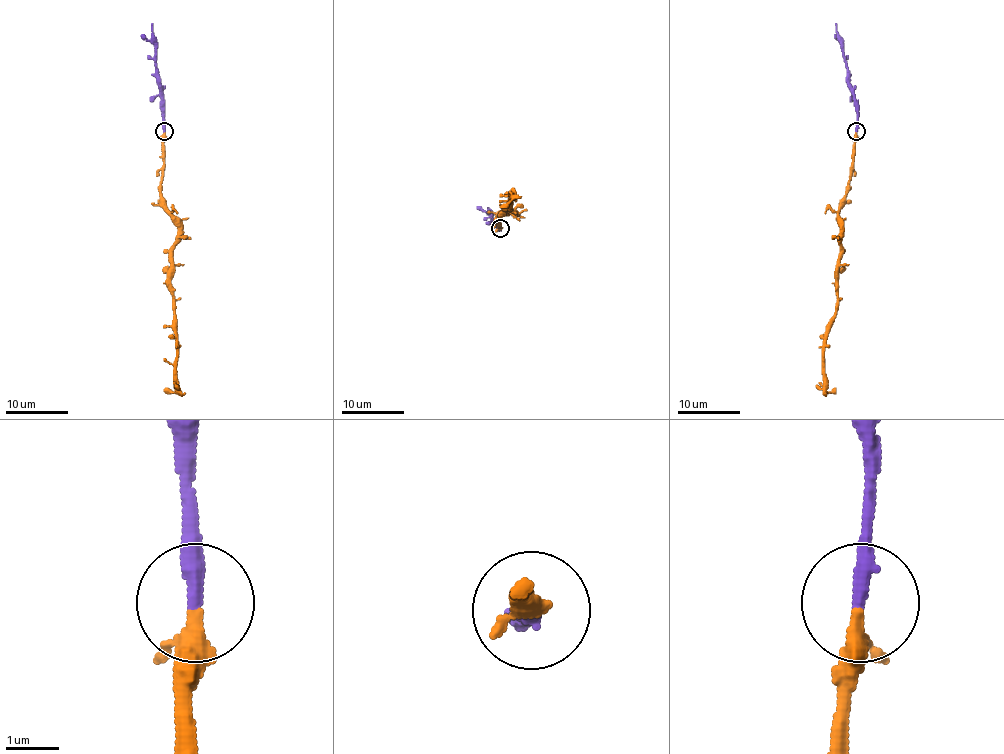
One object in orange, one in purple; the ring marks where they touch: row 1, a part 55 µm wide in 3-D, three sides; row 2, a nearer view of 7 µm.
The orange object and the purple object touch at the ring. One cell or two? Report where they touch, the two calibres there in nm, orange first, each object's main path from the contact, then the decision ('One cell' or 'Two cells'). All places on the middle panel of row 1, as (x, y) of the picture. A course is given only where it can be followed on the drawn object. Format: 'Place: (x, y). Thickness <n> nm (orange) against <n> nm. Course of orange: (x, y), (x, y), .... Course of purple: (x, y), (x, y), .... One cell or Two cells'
Place: (500, 228). Thickness 280 nm (orange) against 320 nm. Course of orange: (500, 228), (496, 218), (504, 211), (514, 212), (506, 209), (510, 208), (512, 195), (500, 208). Course of purple: (500, 228), (487, 208). One cell

